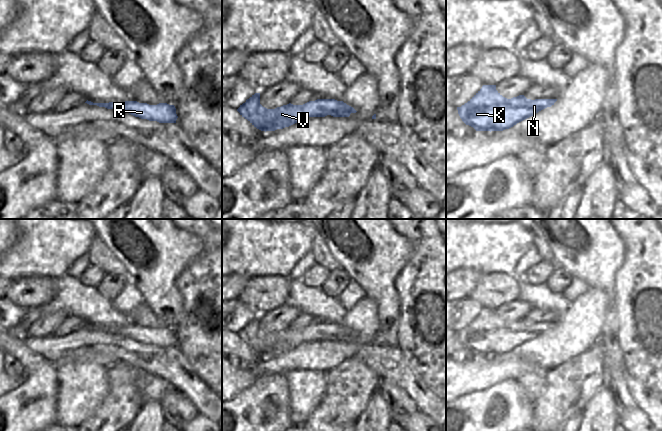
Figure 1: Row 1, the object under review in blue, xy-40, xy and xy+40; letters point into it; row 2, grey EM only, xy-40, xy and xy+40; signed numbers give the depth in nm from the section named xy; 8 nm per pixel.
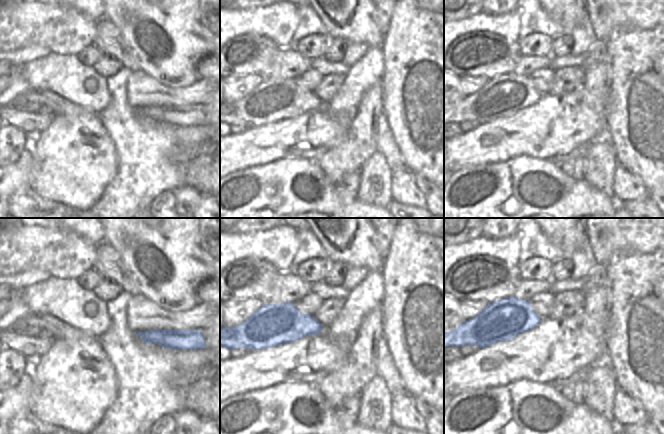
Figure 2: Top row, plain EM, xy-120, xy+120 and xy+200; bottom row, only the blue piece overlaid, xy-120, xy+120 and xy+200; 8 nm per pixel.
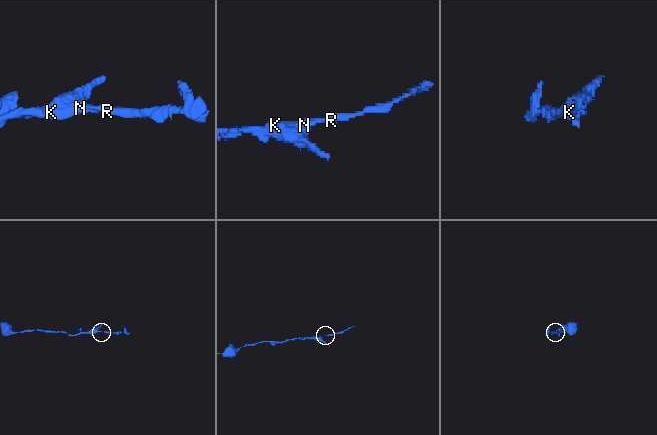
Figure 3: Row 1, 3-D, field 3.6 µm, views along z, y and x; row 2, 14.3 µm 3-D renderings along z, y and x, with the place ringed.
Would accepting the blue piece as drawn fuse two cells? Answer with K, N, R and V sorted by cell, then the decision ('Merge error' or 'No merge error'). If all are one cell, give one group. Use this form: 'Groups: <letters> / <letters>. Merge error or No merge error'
Groups: K N R V. No merge error.

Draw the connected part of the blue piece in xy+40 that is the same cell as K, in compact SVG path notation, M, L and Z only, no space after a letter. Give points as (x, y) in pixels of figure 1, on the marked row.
M483 85L467 103L457 107L457 110L462 121L476 131L503 131L535 115L539 111L551 107L556 101L557 99L531 100L524 95L507 99L496 90L496 85Z

